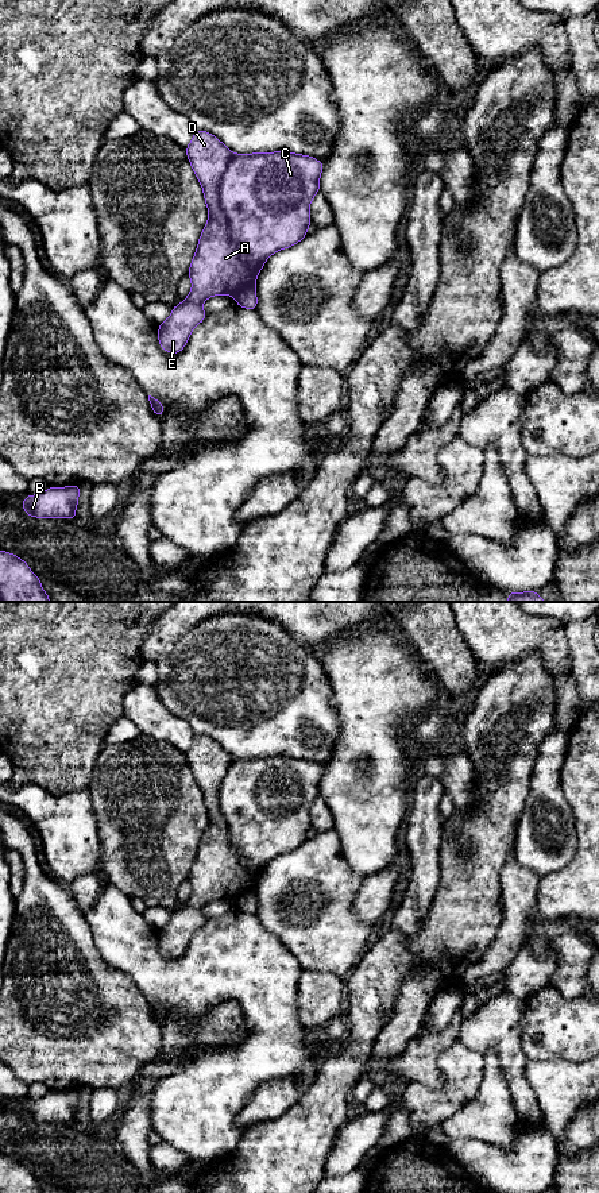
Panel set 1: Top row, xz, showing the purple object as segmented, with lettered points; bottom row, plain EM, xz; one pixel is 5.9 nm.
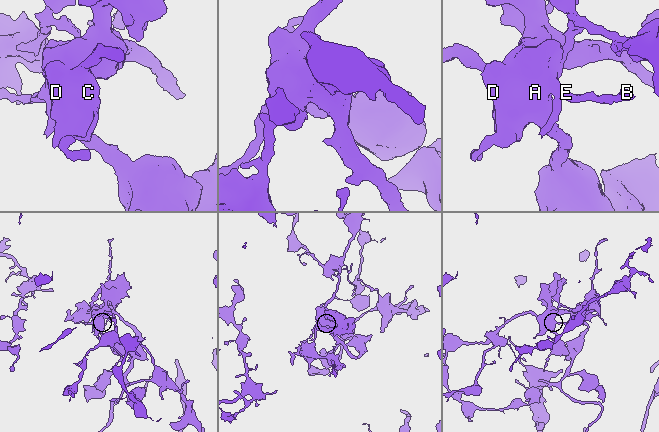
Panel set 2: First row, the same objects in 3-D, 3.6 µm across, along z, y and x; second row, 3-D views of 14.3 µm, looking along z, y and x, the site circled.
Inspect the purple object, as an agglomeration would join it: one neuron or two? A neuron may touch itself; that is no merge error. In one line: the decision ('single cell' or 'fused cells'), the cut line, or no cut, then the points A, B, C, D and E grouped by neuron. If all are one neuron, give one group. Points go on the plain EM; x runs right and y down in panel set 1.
fused cells; cut xz (234, 759), (220, 784), (219, 809), (230, 840), (257, 880); groups A B D E / C

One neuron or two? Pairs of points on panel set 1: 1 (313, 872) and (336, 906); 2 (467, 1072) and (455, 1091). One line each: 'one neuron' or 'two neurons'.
1: one neuron
2: one neuron

